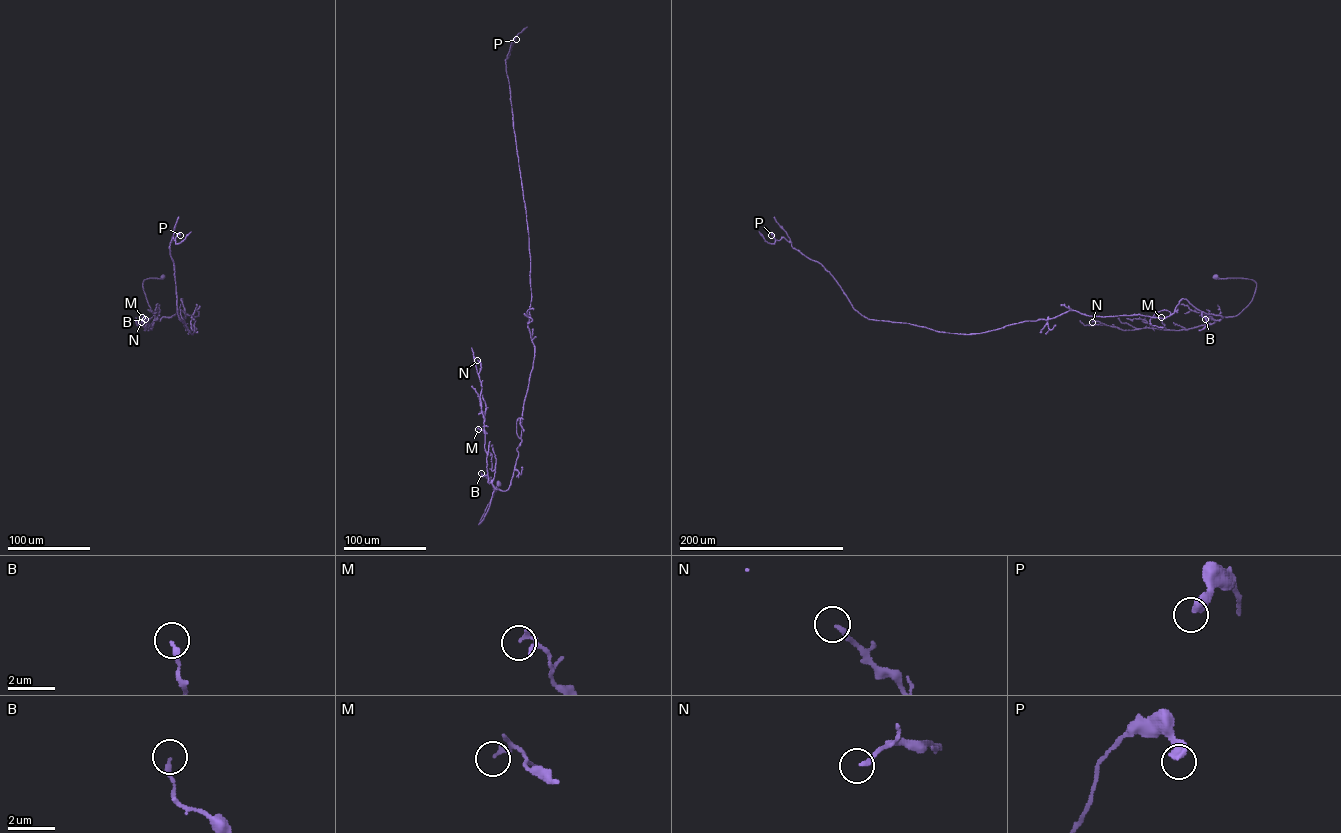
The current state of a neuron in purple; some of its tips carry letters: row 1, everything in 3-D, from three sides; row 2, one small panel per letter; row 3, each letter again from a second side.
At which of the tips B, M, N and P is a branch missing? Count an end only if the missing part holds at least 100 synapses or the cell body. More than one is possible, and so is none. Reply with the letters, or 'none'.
none

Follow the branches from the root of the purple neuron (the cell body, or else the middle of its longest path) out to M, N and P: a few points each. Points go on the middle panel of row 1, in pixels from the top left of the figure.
M: (498, 484), (478, 524), (488, 509), (495, 489), (488, 482), (485, 432), (478, 429)
N: (498, 484), (478, 524), (488, 509), (495, 489), (488, 482), (478, 375), (480, 363), (477, 360)
P: (498, 484), (478, 524), (495, 489), (510, 484), (534, 356), (529, 235), (506, 68), (516, 39)

